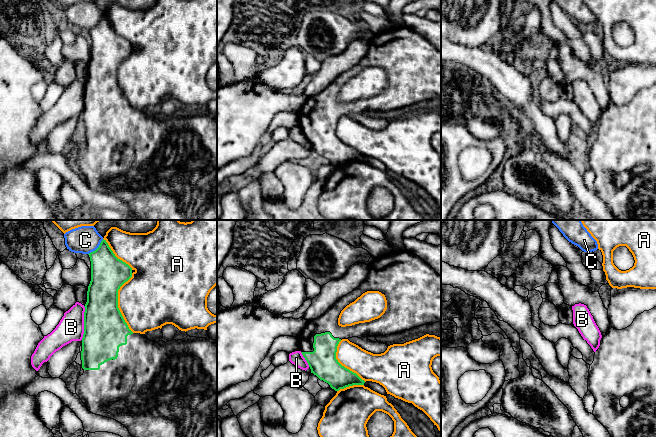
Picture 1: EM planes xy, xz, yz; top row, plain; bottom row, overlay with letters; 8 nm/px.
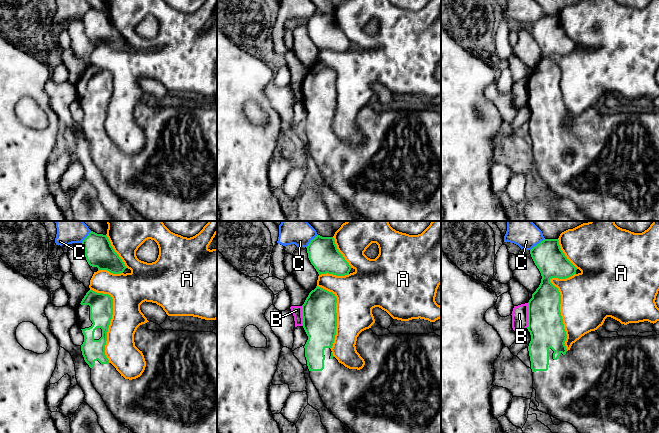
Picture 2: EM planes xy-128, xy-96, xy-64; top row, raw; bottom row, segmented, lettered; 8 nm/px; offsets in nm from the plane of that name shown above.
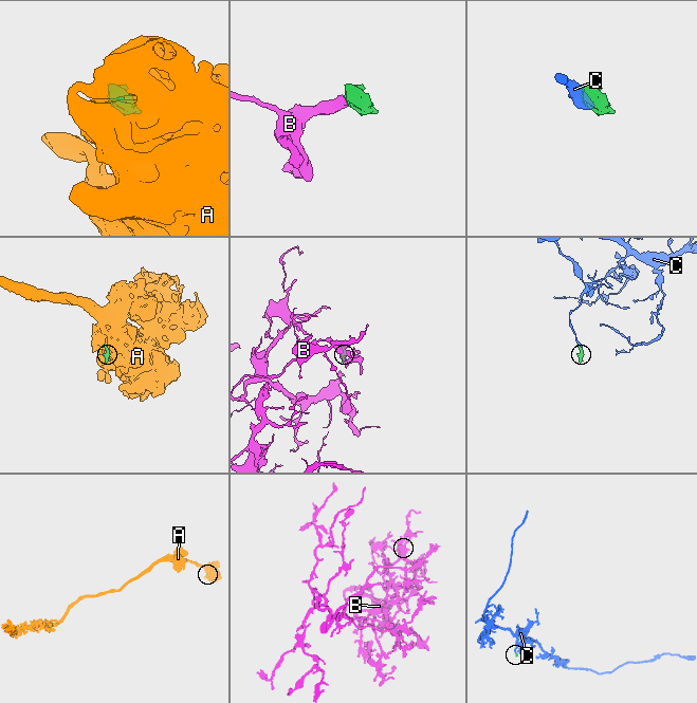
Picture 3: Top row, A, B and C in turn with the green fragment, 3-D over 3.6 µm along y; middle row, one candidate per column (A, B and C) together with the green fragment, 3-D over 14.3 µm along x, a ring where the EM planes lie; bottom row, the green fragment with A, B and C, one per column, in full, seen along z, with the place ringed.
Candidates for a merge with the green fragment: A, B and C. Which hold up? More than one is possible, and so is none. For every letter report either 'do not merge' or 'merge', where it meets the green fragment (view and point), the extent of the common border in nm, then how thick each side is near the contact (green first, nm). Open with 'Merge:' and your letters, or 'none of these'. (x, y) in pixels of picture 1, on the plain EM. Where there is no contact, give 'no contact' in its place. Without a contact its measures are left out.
Merge: none of these
A: do not merge | xy (117, 79) | 480 nm | 360/460 nm
B: do not merge | xy (84, 99) | 280 nm | 360/200 nm
C: do not merge | xy (97, 24) | 180 nm | 280/220 nm

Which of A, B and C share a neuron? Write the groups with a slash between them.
A / B / C

